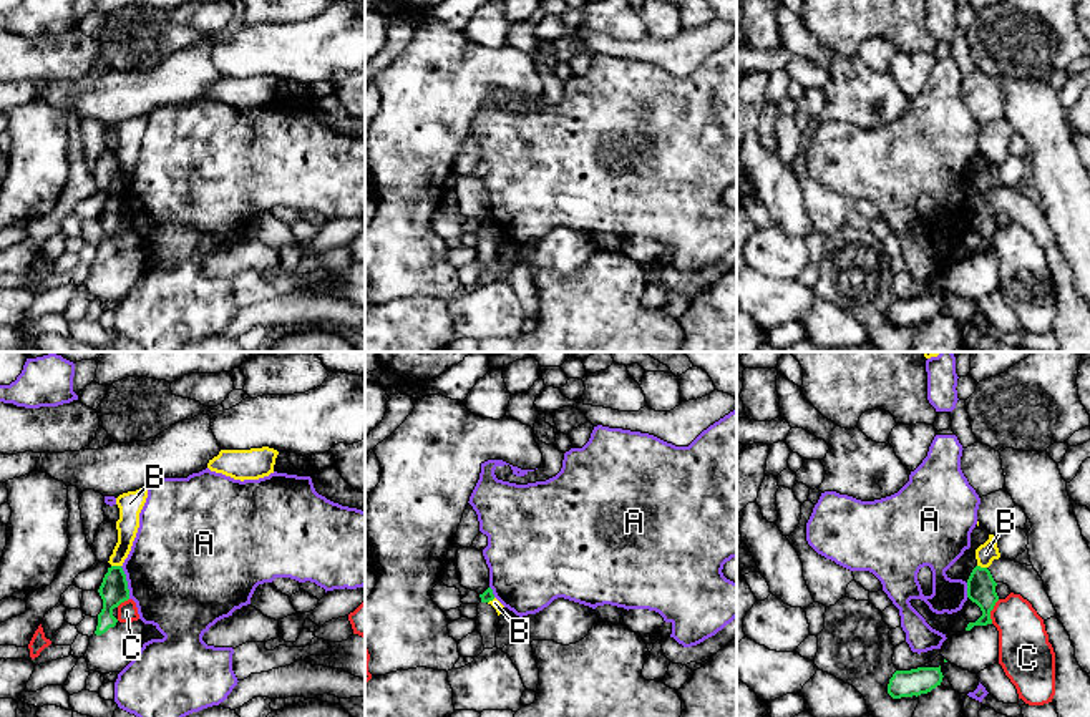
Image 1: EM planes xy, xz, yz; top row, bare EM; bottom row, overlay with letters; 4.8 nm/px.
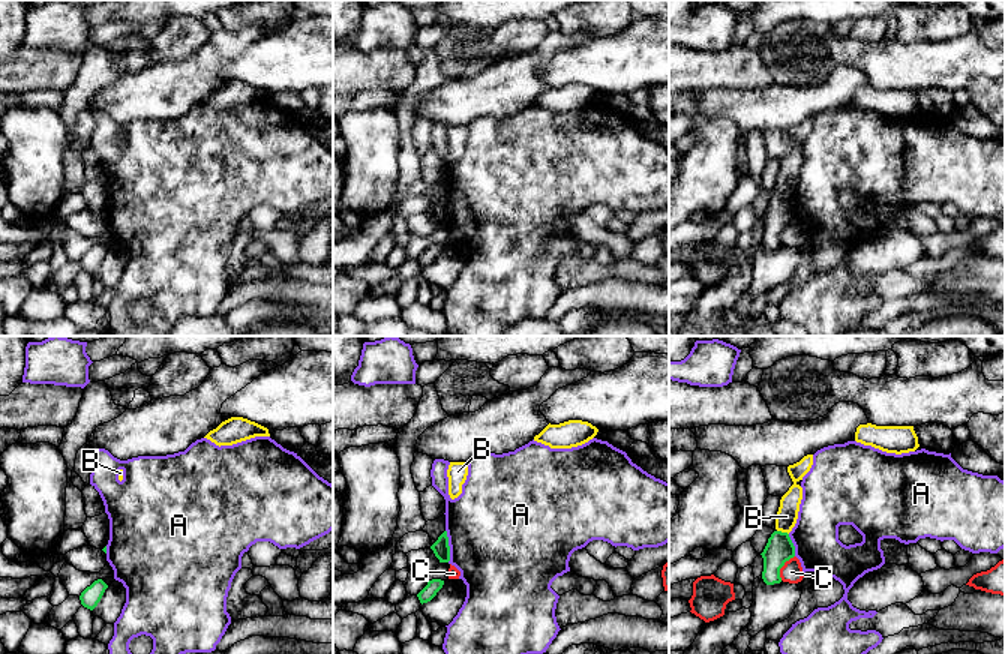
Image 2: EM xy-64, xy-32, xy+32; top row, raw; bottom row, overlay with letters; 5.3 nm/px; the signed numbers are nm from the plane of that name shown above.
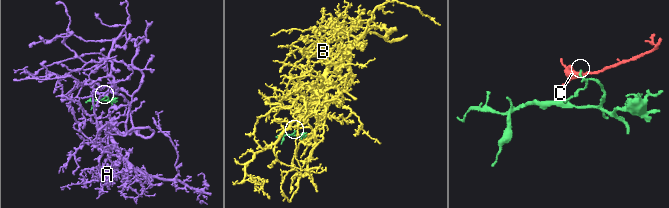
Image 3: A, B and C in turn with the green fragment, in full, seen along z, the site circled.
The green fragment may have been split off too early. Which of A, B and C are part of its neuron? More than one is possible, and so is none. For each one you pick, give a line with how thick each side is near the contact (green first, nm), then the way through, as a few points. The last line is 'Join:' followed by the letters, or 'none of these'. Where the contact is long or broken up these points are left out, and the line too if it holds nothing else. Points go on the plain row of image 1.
Join: none of these

